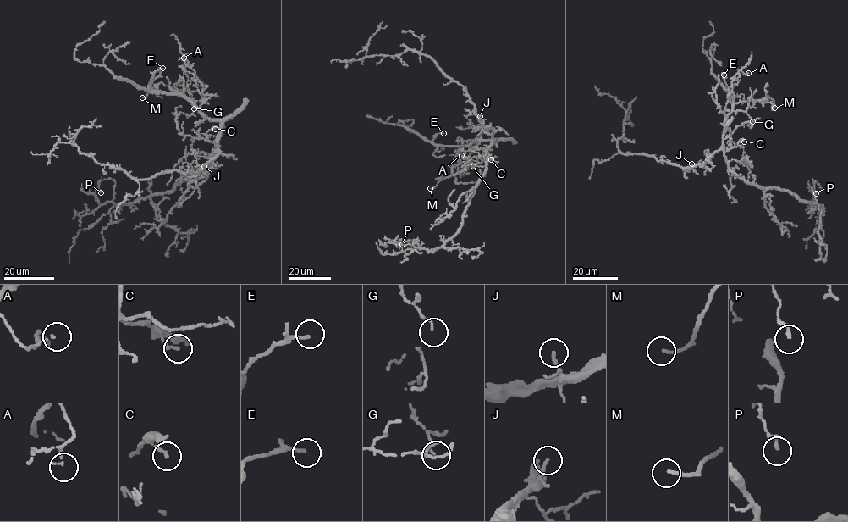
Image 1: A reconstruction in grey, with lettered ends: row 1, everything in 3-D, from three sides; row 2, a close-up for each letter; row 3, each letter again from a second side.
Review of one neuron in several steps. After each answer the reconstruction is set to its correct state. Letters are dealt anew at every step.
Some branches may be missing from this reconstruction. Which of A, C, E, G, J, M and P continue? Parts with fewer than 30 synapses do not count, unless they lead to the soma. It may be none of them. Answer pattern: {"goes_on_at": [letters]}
{"goes_on_at": ["J", "M"]}

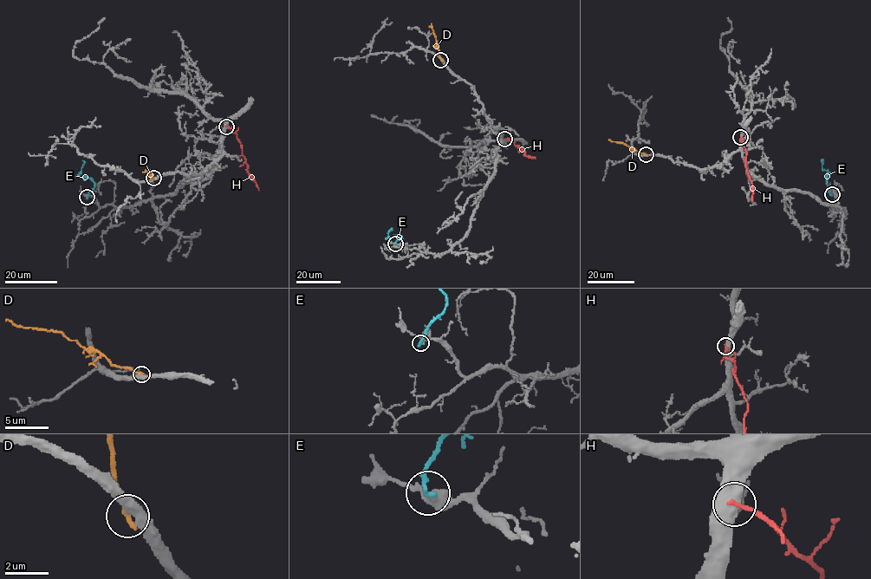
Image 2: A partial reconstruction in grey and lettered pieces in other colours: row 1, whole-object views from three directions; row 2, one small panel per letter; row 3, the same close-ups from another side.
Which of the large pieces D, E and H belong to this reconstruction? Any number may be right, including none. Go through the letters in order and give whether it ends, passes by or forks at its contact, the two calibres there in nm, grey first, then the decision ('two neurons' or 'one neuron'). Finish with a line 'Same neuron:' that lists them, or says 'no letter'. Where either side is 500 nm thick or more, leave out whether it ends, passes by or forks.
D: it ends; calibres 400 and 280 nm; two neurons
E: it ends; calibres 320 and 240 nm; one neuron
H: calibres 600 and 220 nm; two neurons
Same neuron: E

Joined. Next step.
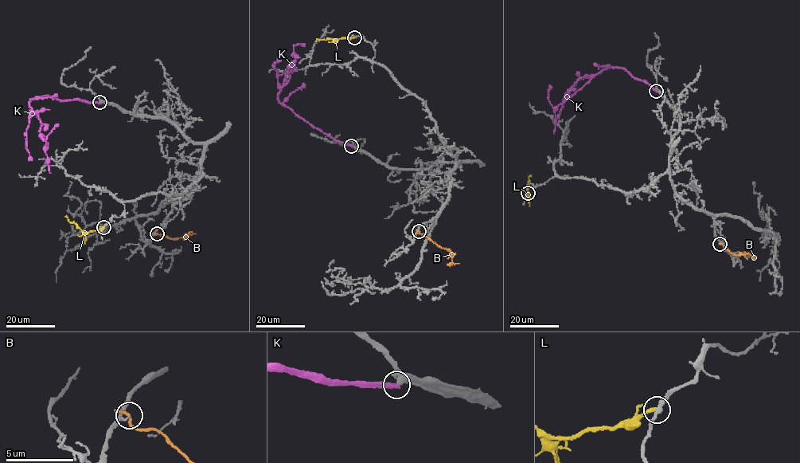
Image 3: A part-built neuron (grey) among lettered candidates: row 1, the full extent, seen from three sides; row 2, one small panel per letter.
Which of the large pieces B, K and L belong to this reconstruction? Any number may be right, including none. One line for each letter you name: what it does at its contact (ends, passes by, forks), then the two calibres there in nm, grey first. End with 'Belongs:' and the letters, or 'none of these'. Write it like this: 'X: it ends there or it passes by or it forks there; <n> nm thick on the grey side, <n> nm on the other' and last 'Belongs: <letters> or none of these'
Belongs: none of these

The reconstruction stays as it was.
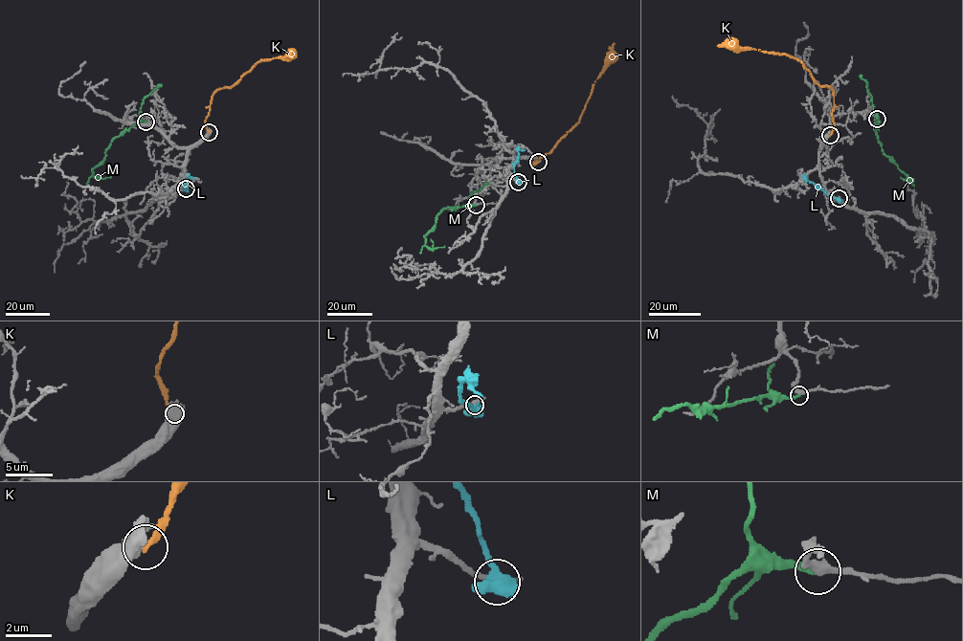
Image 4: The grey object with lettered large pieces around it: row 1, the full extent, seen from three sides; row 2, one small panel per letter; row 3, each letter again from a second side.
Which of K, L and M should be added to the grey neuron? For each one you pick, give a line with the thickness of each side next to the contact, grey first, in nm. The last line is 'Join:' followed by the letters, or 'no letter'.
Join: no letter

